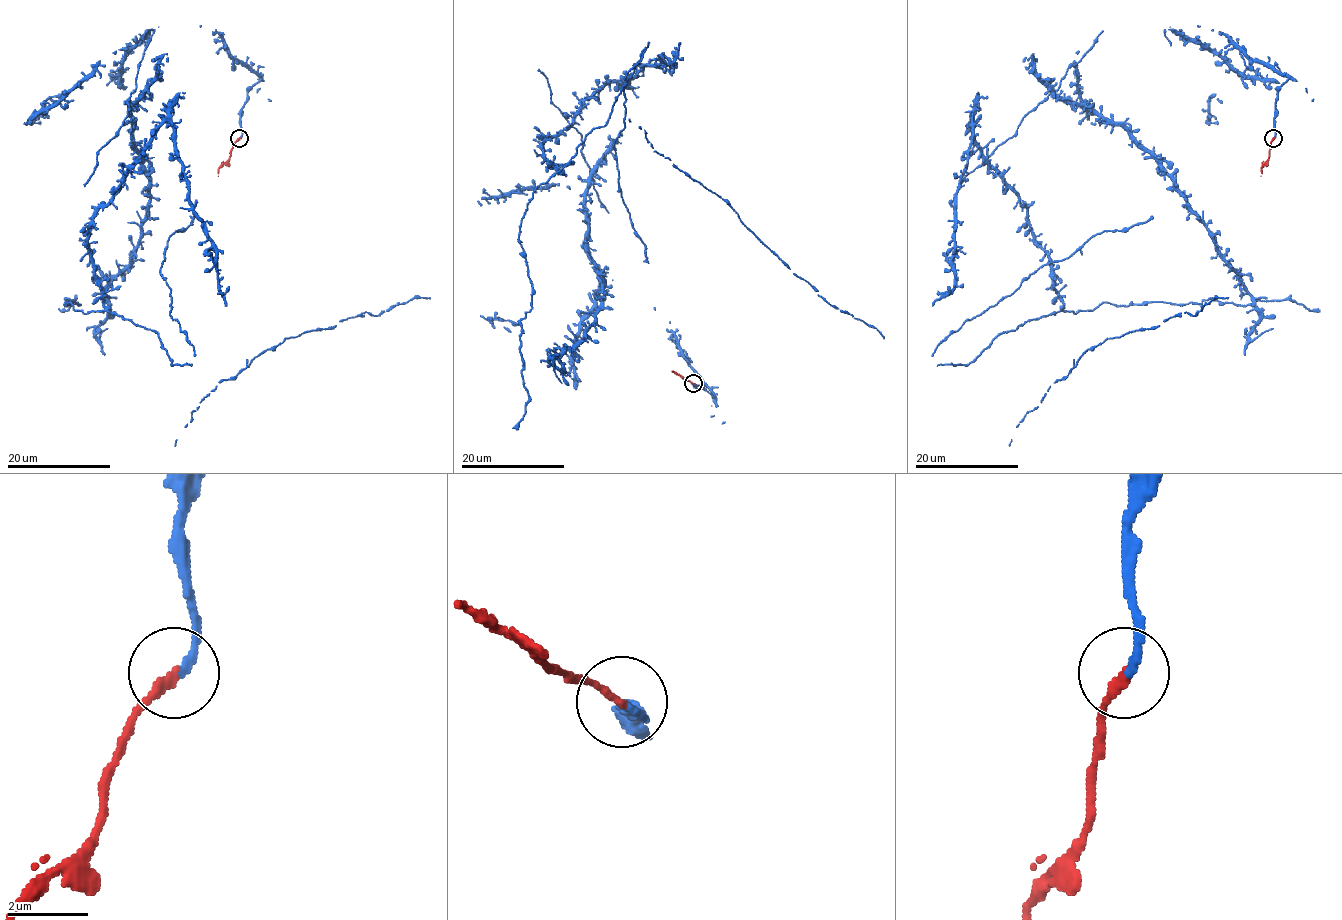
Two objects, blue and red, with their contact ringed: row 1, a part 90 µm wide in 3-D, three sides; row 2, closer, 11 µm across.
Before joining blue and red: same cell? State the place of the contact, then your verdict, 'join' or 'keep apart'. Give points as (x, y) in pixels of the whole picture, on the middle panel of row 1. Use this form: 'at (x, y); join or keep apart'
at (693, 383); join

